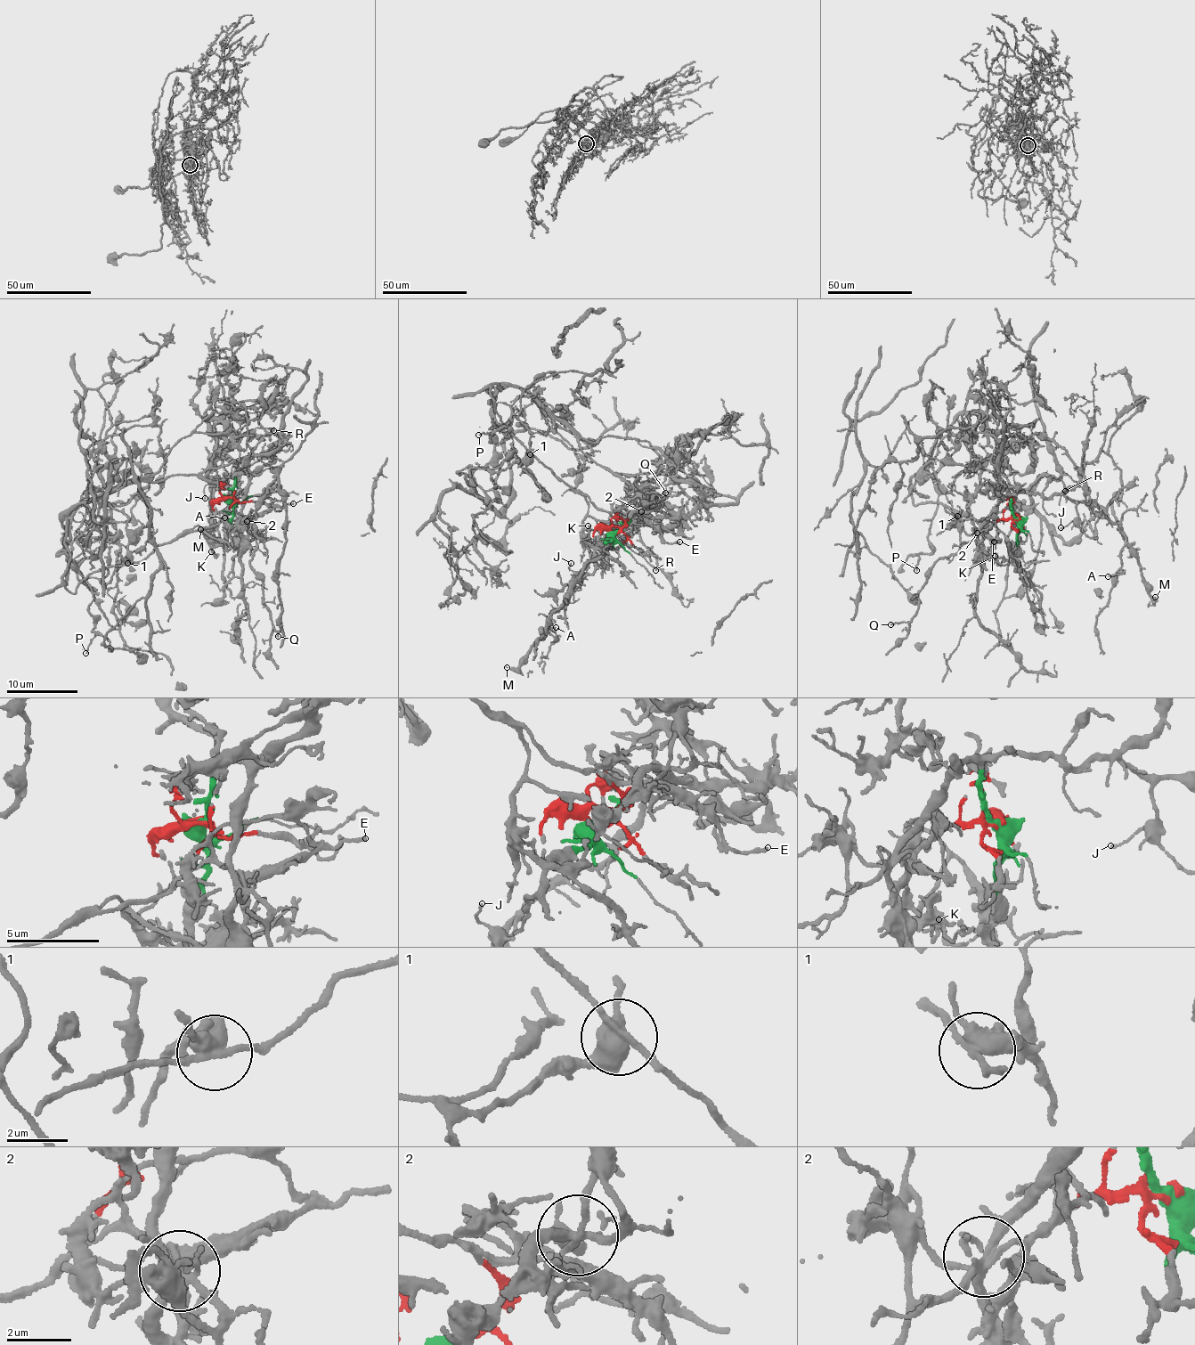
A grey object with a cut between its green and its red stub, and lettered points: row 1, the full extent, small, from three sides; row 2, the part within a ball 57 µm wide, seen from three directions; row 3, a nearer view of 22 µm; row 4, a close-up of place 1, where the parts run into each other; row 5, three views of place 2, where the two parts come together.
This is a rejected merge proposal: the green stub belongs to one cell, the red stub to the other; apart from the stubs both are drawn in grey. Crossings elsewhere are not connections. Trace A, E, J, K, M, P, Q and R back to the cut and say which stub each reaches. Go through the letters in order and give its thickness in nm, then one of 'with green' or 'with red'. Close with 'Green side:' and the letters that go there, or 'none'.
A: 120 nm thick; with green
E: 200 nm thick; with red
J: 130 nm thick; with green
K: 170 nm thick; with red
M: 240 nm thick; with green
P: 140 nm thick; with red
Q: 130 nm thick; with green
R: 200 nm thick; with green
Green side: A, J, M, Q, R

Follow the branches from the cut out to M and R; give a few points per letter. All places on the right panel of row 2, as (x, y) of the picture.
M: (1017, 519), (1012, 496), (1029, 493), (1044, 498), (1059, 493), (1100, 507), (1123, 533), (1149, 597), (1155, 597)
R: (1017, 519), (1012, 514), (1013, 494), (1042, 491), (1049, 479), (1060, 479), (1065, 491)

